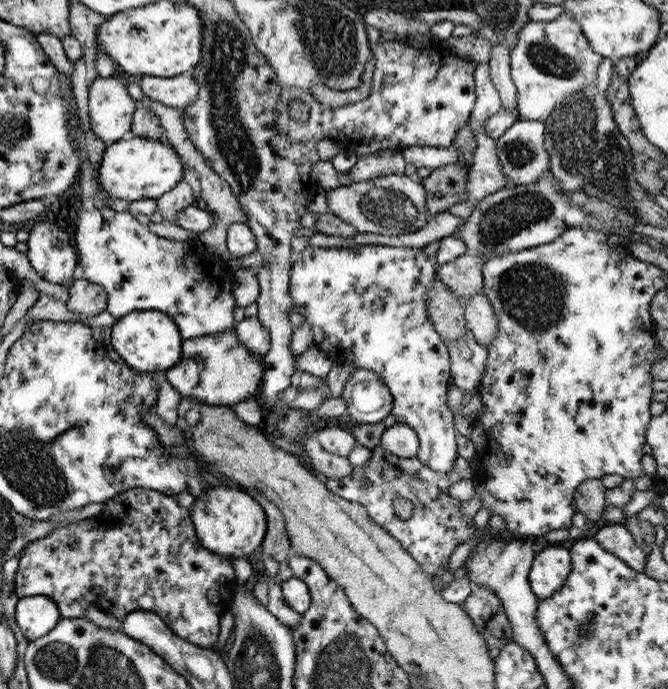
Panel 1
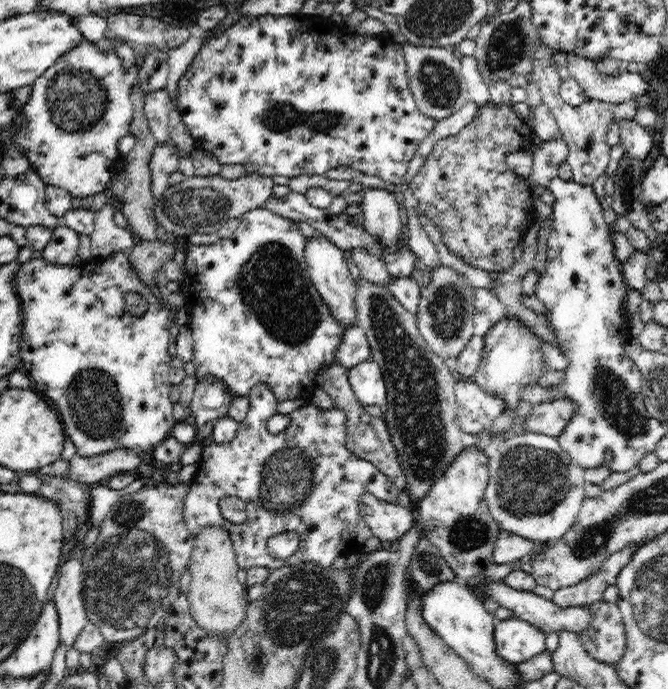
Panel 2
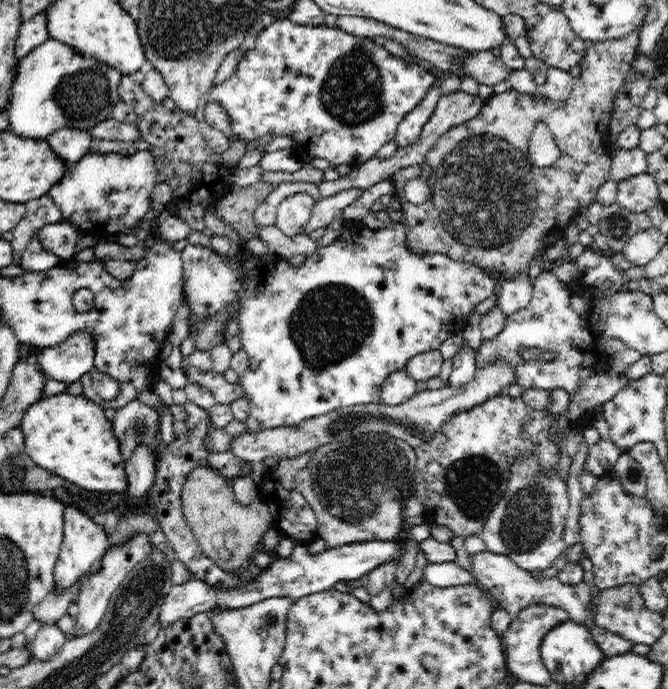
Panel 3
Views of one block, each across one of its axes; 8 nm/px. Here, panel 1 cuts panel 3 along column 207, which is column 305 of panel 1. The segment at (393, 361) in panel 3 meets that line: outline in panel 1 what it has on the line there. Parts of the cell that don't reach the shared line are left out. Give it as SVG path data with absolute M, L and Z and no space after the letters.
M354 245L348 247L304 247L301 252L295 254L292 258L291 268L289 270L289 298L293 301L293 308L297 314L303 316L309 330L312 334L312 342L315 349L325 353L336 365L349 362L357 369L375 371L385 383L387 392L391 395L391 412L397 423L406 424L417 435L419 448L417 451L417 460L433 470L433 472L443 472L447 474L453 468L453 462L457 458L457 446L453 438L454 426L451 410L446 405L446 390L452 384L450 375L450 362L446 344L441 342L439 335L433 329L433 326L427 320L427 310L425 310L425 293L431 287L431 281L435 279L437 265L431 258L425 256L423 248L399 248L385 245Z

